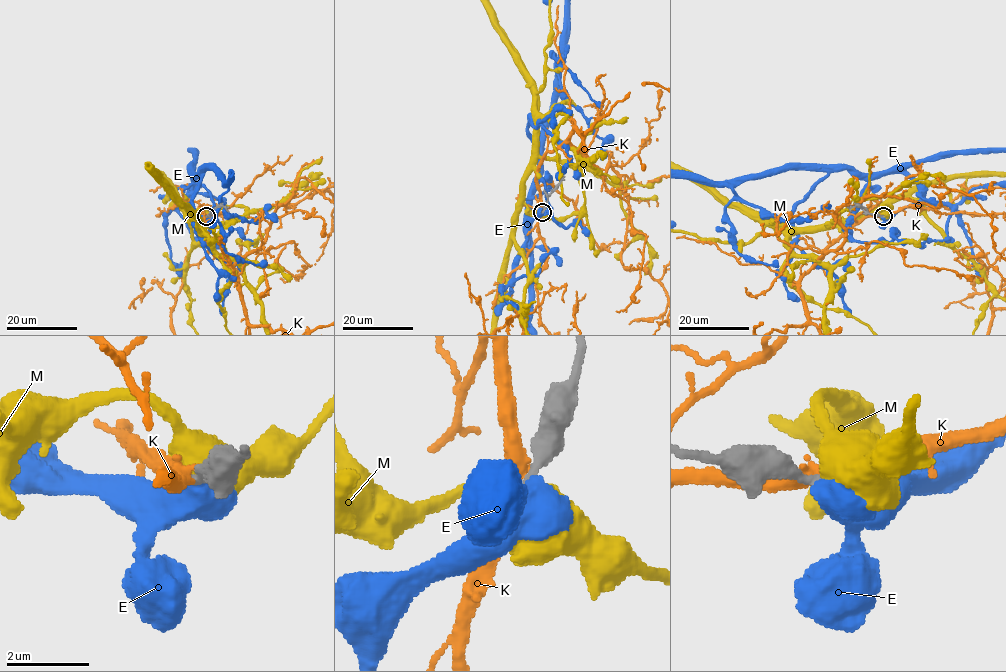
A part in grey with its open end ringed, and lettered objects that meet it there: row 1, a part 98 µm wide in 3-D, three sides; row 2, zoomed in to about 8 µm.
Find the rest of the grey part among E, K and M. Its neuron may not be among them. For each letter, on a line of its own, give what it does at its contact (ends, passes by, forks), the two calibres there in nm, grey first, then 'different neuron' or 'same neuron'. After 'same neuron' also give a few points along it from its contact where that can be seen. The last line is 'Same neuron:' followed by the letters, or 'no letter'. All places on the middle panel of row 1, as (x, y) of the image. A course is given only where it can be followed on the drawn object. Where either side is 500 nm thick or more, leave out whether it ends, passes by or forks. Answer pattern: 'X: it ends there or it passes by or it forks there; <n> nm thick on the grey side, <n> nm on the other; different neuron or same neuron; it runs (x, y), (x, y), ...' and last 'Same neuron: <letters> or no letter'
E: 240 nm thick on the grey side, 700 nm on the other; different neuron
K: it passes by; 320 nm thick on the grey side, 400 nm on the other; different neuron
M: 240 nm thick on the grey side, 700 nm on the other; different neuron
Same neuron: no letter

